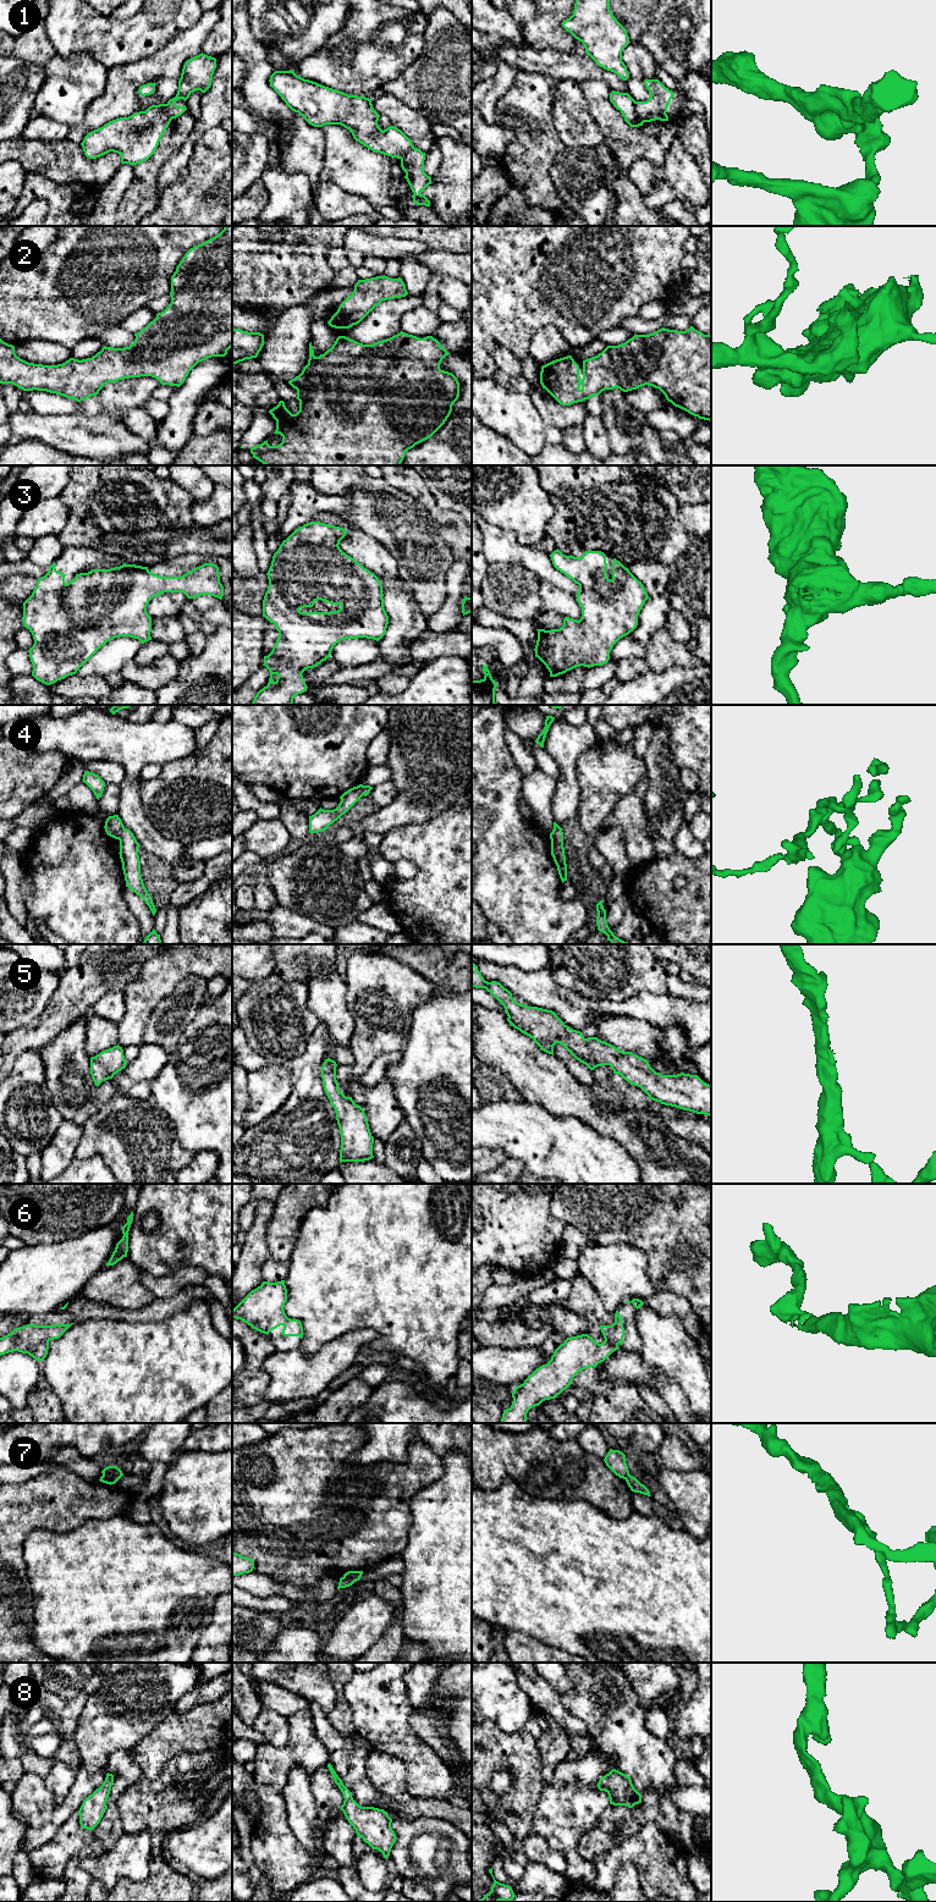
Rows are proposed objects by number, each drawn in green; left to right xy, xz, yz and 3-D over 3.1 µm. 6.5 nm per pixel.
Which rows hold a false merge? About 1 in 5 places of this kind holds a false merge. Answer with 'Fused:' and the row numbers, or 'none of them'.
Fused: 1, 4, 7

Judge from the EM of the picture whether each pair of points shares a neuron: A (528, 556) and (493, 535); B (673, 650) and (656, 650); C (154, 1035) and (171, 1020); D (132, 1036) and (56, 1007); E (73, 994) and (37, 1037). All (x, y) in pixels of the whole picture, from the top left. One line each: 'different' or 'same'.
A: same
B: same
C: same
D: different
E: same

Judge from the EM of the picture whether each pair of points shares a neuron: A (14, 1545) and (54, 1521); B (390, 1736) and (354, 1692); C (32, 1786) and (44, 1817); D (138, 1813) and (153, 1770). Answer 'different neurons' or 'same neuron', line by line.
A: same neuron
B: same neuron
C: same neuron
D: different neurons

